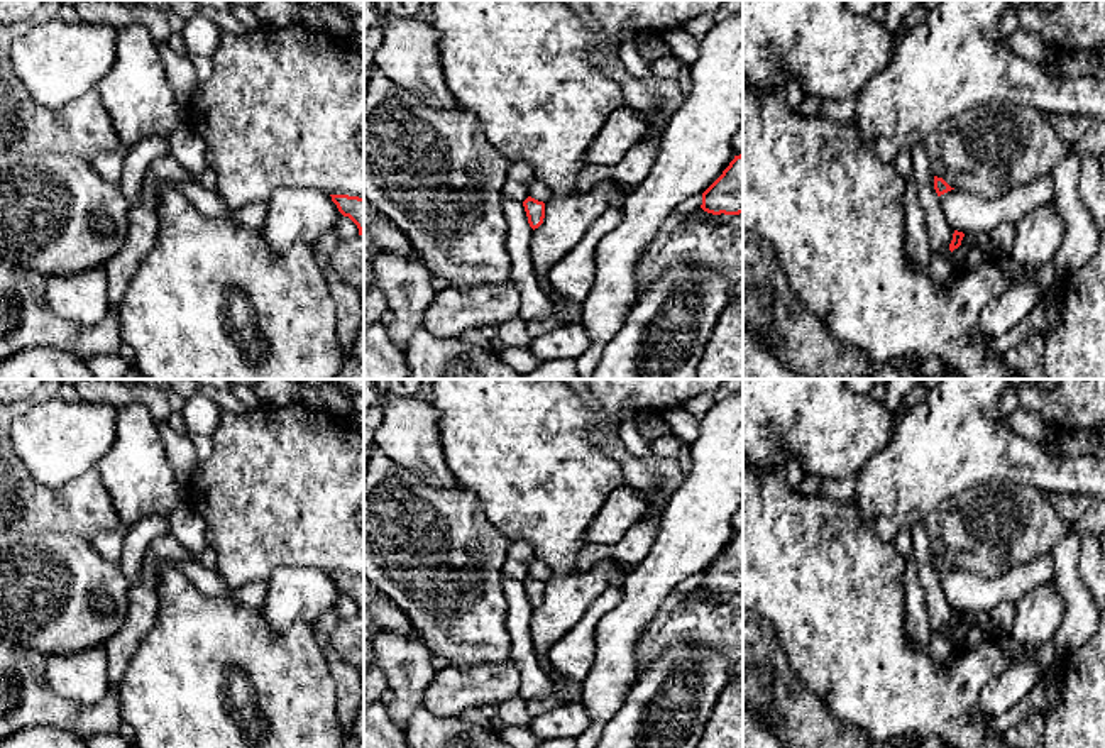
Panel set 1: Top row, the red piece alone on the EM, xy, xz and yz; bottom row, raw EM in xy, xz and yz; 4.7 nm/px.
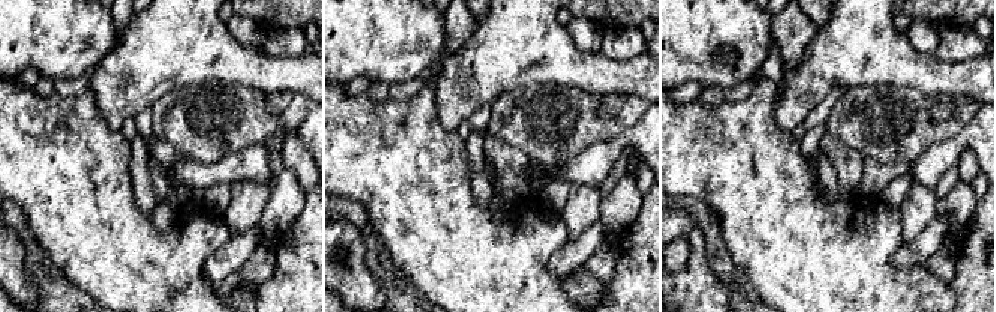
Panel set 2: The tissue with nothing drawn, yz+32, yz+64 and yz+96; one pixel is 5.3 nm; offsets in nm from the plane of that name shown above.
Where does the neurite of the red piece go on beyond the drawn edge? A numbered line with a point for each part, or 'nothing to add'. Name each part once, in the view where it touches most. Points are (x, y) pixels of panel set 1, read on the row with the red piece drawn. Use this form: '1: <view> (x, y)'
nothing to add

